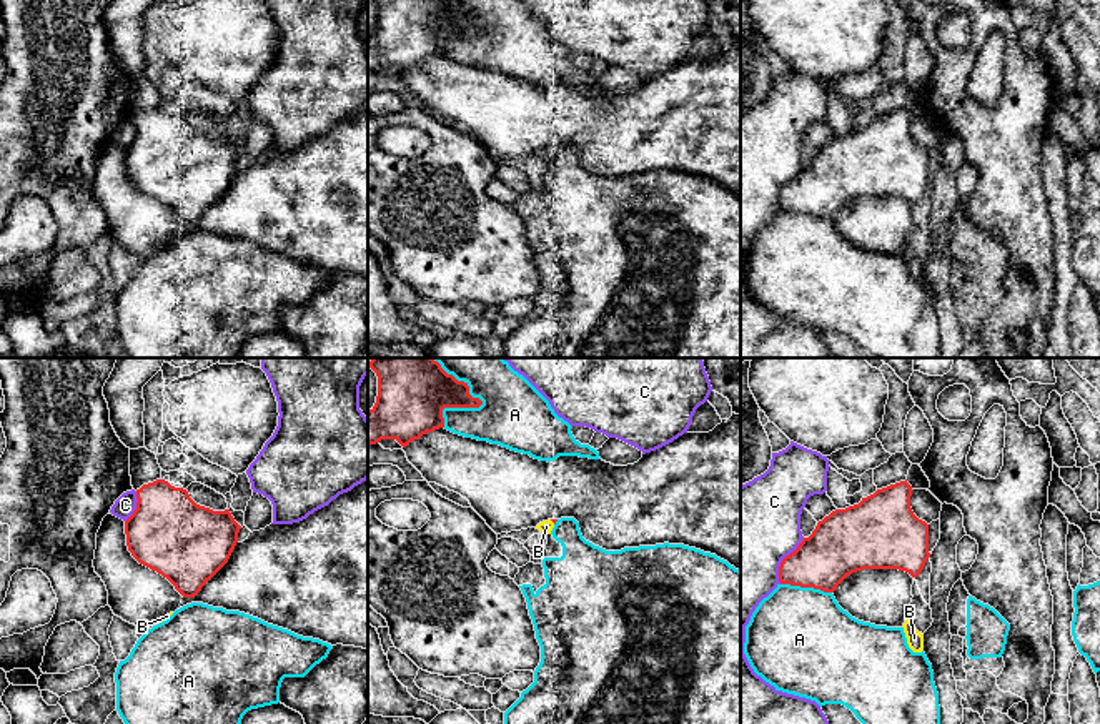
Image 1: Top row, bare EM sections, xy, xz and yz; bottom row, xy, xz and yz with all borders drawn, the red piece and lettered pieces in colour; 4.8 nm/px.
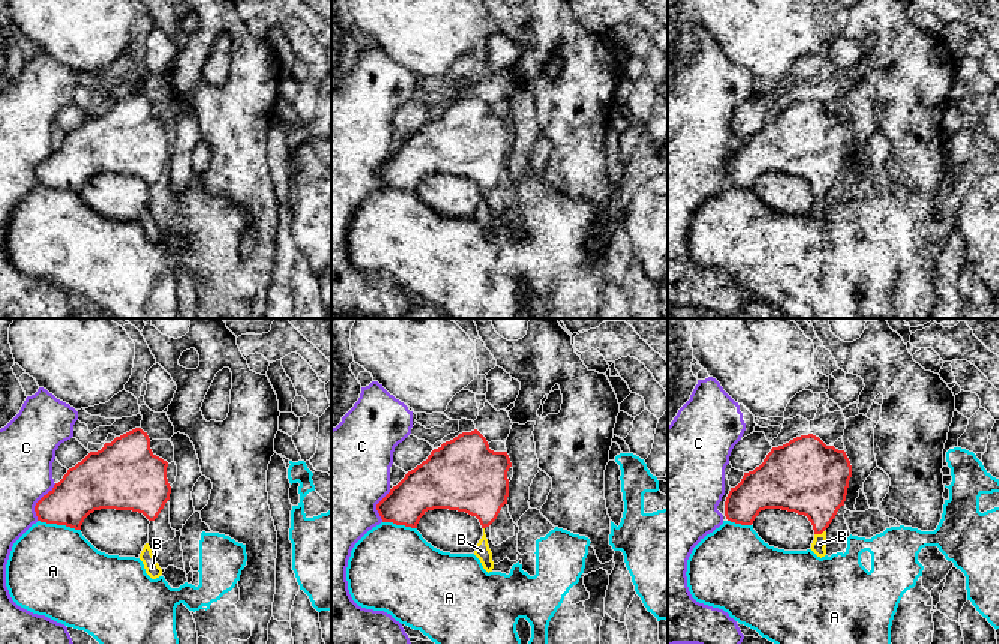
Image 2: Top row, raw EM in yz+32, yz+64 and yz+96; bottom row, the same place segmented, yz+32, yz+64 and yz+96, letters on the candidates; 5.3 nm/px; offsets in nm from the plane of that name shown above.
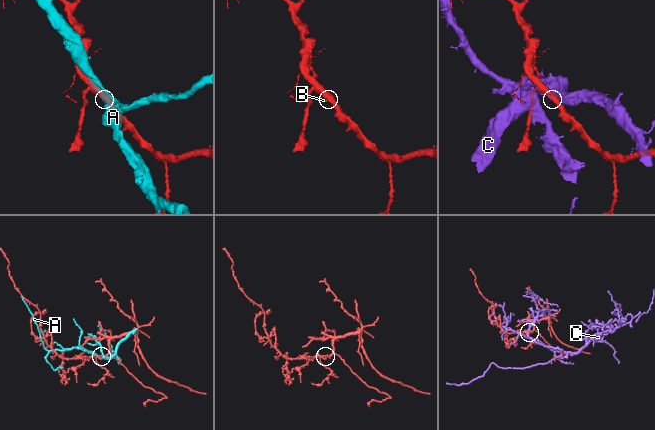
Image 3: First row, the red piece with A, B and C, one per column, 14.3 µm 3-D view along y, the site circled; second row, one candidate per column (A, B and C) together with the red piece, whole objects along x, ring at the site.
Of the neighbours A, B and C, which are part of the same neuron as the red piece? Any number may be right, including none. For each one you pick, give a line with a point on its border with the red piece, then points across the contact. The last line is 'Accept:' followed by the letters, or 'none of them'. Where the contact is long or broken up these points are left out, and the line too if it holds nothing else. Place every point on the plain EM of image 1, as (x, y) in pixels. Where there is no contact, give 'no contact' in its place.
B: contact xz (553, 148)
Accept: B

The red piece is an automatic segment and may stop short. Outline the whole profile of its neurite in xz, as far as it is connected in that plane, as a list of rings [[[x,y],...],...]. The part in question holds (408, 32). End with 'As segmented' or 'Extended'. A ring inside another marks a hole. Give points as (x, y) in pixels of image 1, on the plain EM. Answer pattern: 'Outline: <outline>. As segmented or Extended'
Outline: [[[376,0],[378,23],[368,37],[368,72],[396,67],[403,75],[444,55],[444,35],[479,35],[469,13],[448,0]]]. As segmented

